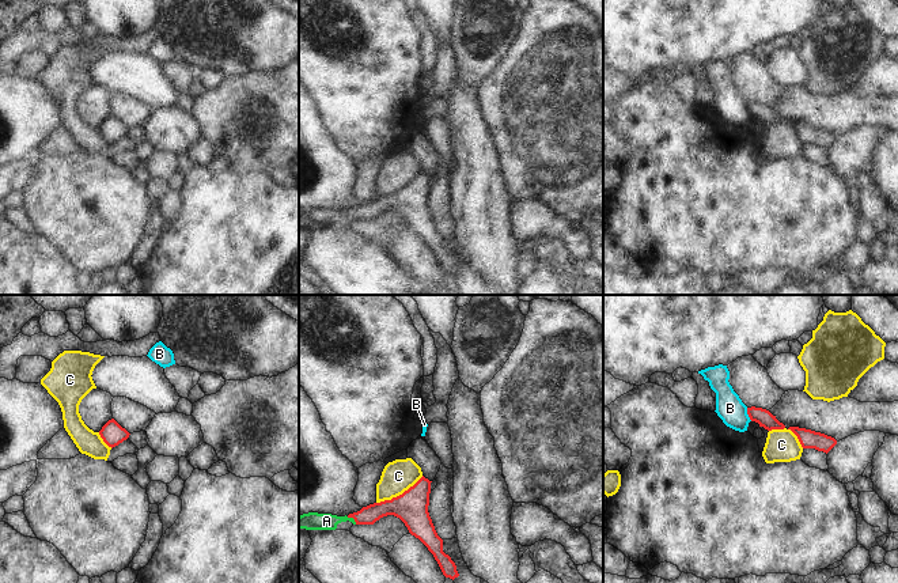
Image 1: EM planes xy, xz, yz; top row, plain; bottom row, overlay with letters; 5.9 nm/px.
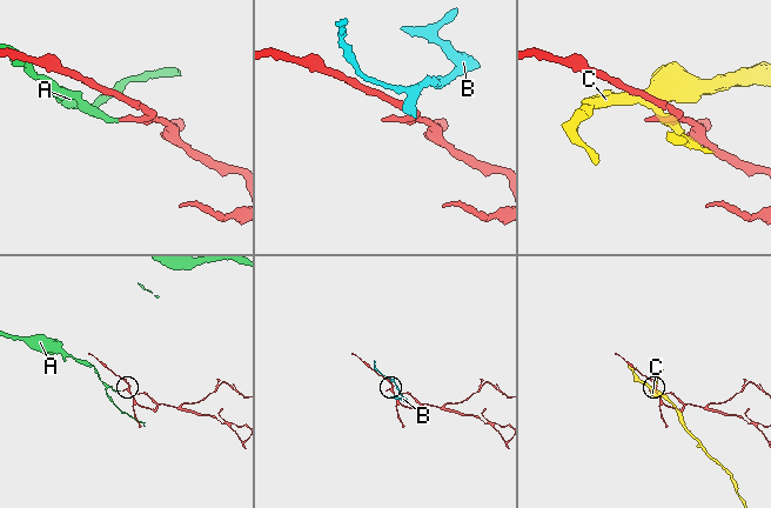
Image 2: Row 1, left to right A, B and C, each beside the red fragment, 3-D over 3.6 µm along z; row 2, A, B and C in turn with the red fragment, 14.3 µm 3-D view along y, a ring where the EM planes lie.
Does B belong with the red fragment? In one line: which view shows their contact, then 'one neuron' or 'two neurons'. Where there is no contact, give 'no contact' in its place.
yz | two neurons

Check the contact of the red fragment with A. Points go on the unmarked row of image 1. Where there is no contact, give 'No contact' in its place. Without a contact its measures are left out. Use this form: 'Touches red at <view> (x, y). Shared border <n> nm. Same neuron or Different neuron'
Touches red at xz (352, 212). Shared border 80 nm. Same neuron.

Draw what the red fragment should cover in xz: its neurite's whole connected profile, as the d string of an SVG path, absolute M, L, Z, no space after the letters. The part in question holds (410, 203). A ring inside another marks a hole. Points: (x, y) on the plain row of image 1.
M424 171L402 190L363 202L348 212L331 209L308 208L299 212L299 224L306 226L336 226L341 217L353 220L374 220L383 212L399 213L409 228L418 234L433 250L443 270L450 275L459 272L455 258L443 247L443 235L437 231L428 208L431 178Z

